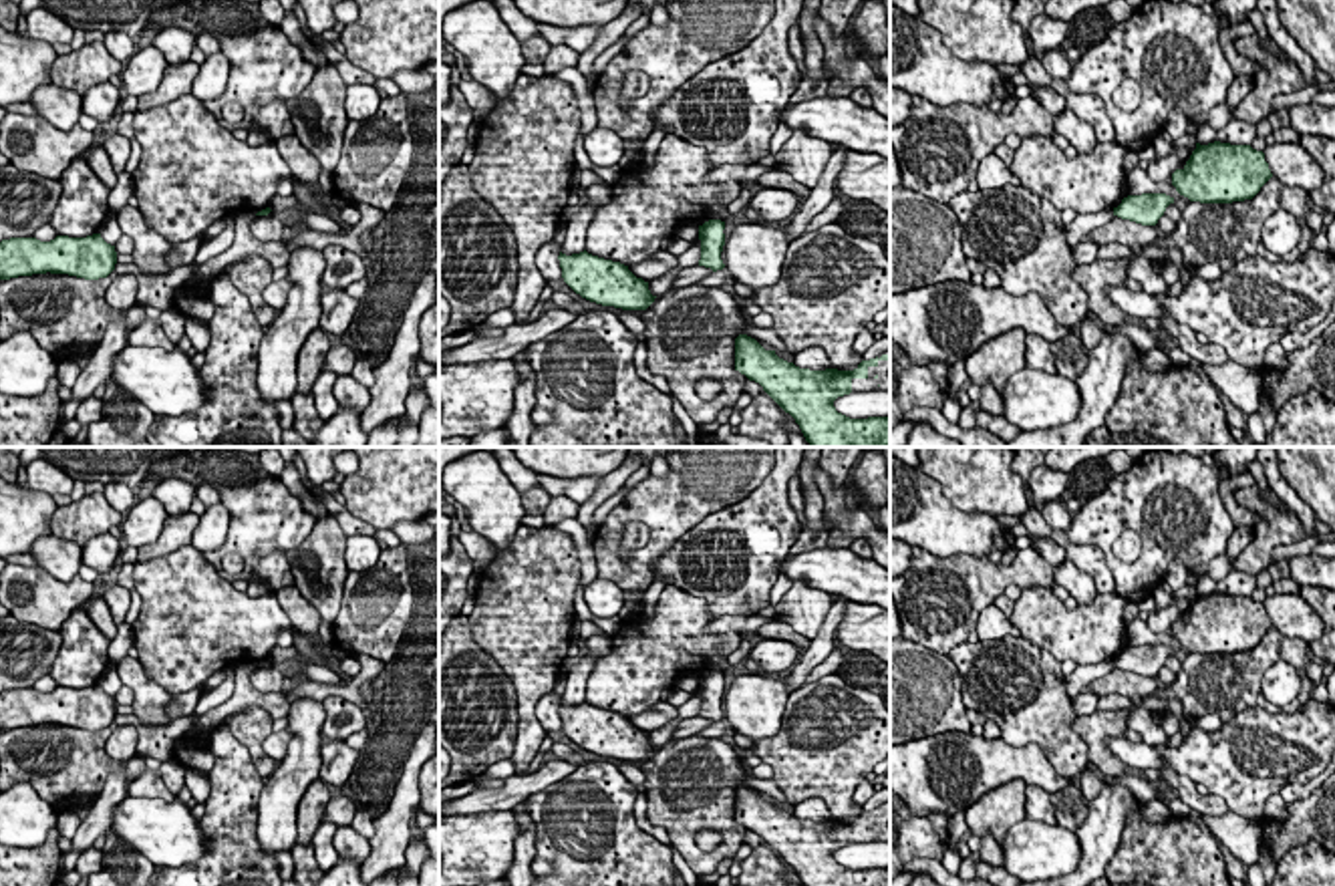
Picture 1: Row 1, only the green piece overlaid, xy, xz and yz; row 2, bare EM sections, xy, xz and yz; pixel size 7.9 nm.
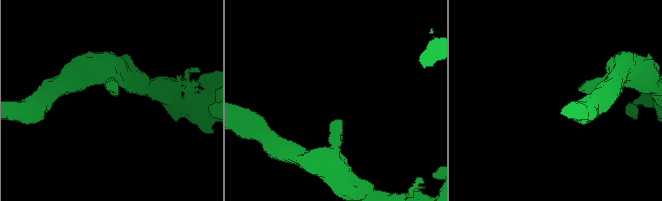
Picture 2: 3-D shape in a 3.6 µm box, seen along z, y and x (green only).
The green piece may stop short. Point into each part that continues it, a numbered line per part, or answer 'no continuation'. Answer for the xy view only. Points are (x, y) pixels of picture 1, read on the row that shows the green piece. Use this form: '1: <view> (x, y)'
no continuation

